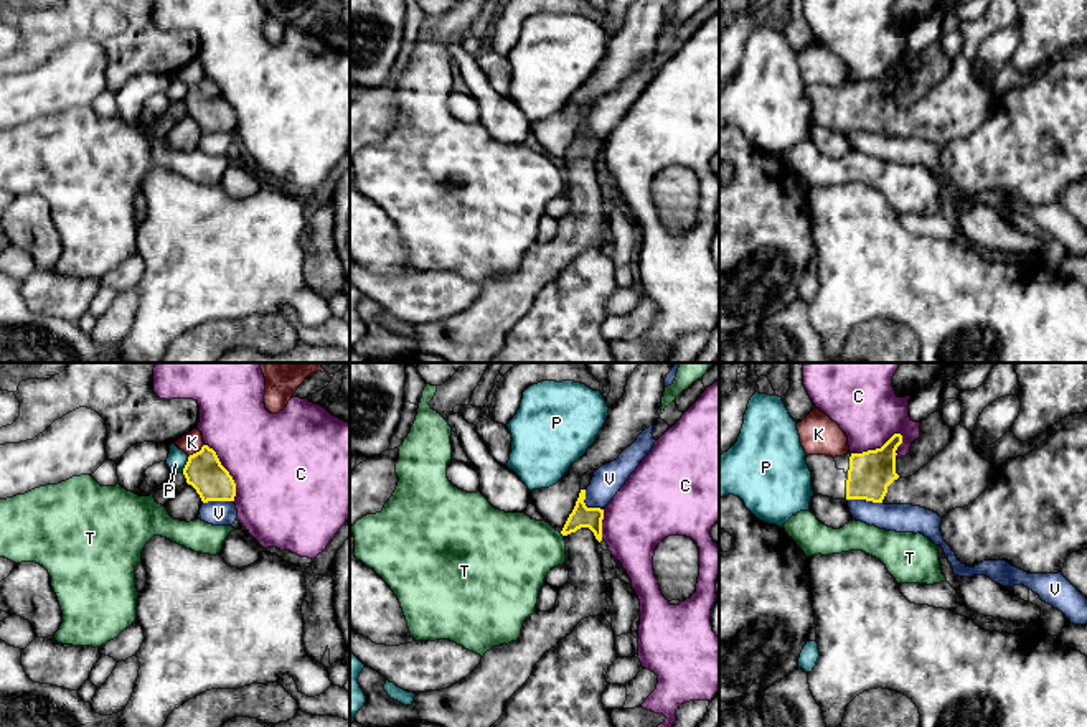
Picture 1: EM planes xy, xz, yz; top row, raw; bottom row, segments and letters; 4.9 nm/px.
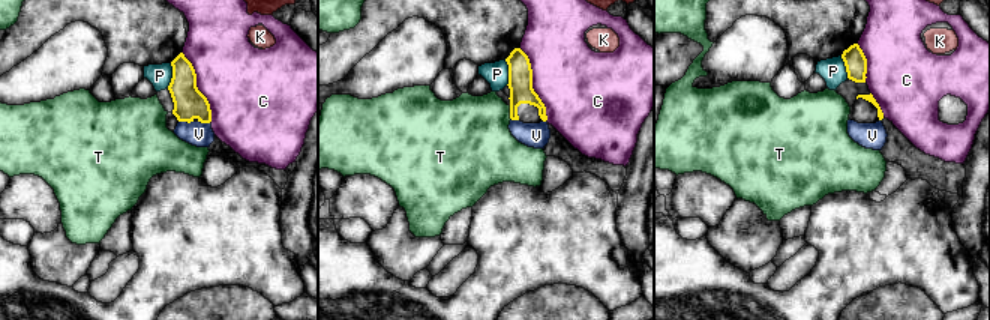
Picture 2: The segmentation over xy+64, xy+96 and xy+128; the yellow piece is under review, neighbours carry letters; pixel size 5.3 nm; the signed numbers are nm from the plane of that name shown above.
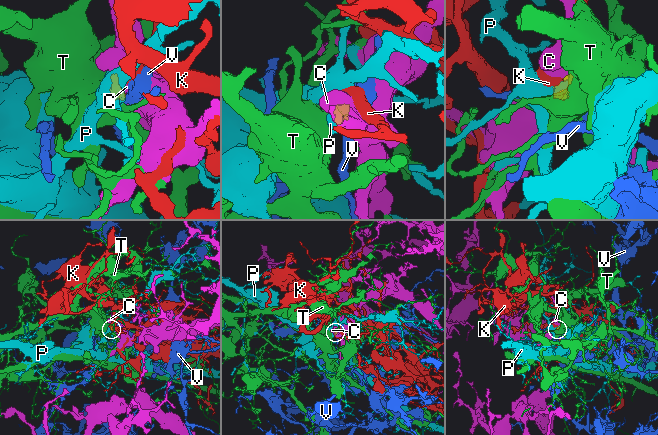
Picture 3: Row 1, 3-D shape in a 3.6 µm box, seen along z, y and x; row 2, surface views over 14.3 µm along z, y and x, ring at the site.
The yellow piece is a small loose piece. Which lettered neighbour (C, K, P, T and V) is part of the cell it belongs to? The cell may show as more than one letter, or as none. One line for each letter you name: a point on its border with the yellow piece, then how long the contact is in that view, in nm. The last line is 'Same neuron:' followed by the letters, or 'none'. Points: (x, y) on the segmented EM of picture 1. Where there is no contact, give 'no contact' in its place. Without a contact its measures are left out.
Same neuron: none

